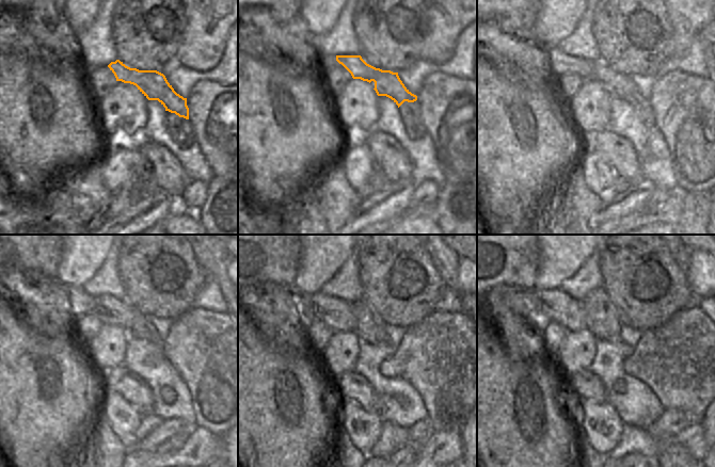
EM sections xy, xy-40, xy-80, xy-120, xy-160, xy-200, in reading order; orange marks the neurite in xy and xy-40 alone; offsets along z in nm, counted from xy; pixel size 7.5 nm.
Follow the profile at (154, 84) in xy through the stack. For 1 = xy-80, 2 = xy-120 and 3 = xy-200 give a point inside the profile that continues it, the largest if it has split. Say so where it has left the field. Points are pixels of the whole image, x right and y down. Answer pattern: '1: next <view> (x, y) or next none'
1: next xy-80 (624, 87)
2: next xy-120 (141, 327)
3: next xy-200 (602, 320)

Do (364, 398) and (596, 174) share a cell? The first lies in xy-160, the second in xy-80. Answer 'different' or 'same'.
different

